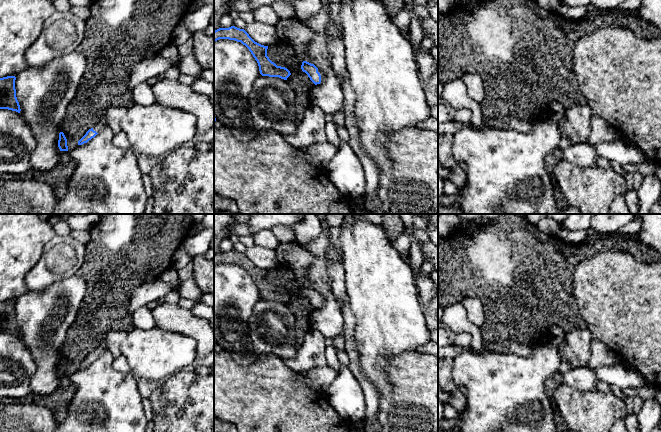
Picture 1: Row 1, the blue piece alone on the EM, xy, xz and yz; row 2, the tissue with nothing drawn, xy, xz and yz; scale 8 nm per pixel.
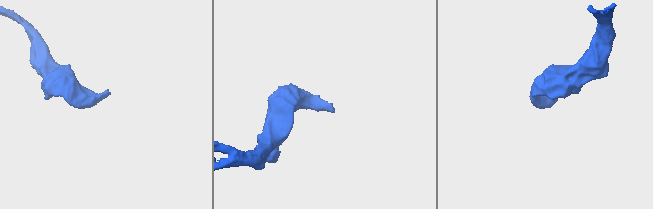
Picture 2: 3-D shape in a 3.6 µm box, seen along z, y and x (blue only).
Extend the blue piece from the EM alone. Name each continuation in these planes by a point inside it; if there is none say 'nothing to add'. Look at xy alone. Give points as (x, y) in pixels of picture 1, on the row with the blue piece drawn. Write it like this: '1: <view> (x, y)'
1: xy (101, 124)

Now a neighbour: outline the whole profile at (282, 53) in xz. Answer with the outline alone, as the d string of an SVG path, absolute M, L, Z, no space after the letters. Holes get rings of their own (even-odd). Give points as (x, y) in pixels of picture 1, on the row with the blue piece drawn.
M284 40L269 46L267 56L277 66L285 67L290 71L291 75L287 78L287 82L294 91L297 120L300 121L304 112L312 105L309 93L315 86L301 69L303 60L296 56L293 46Z

